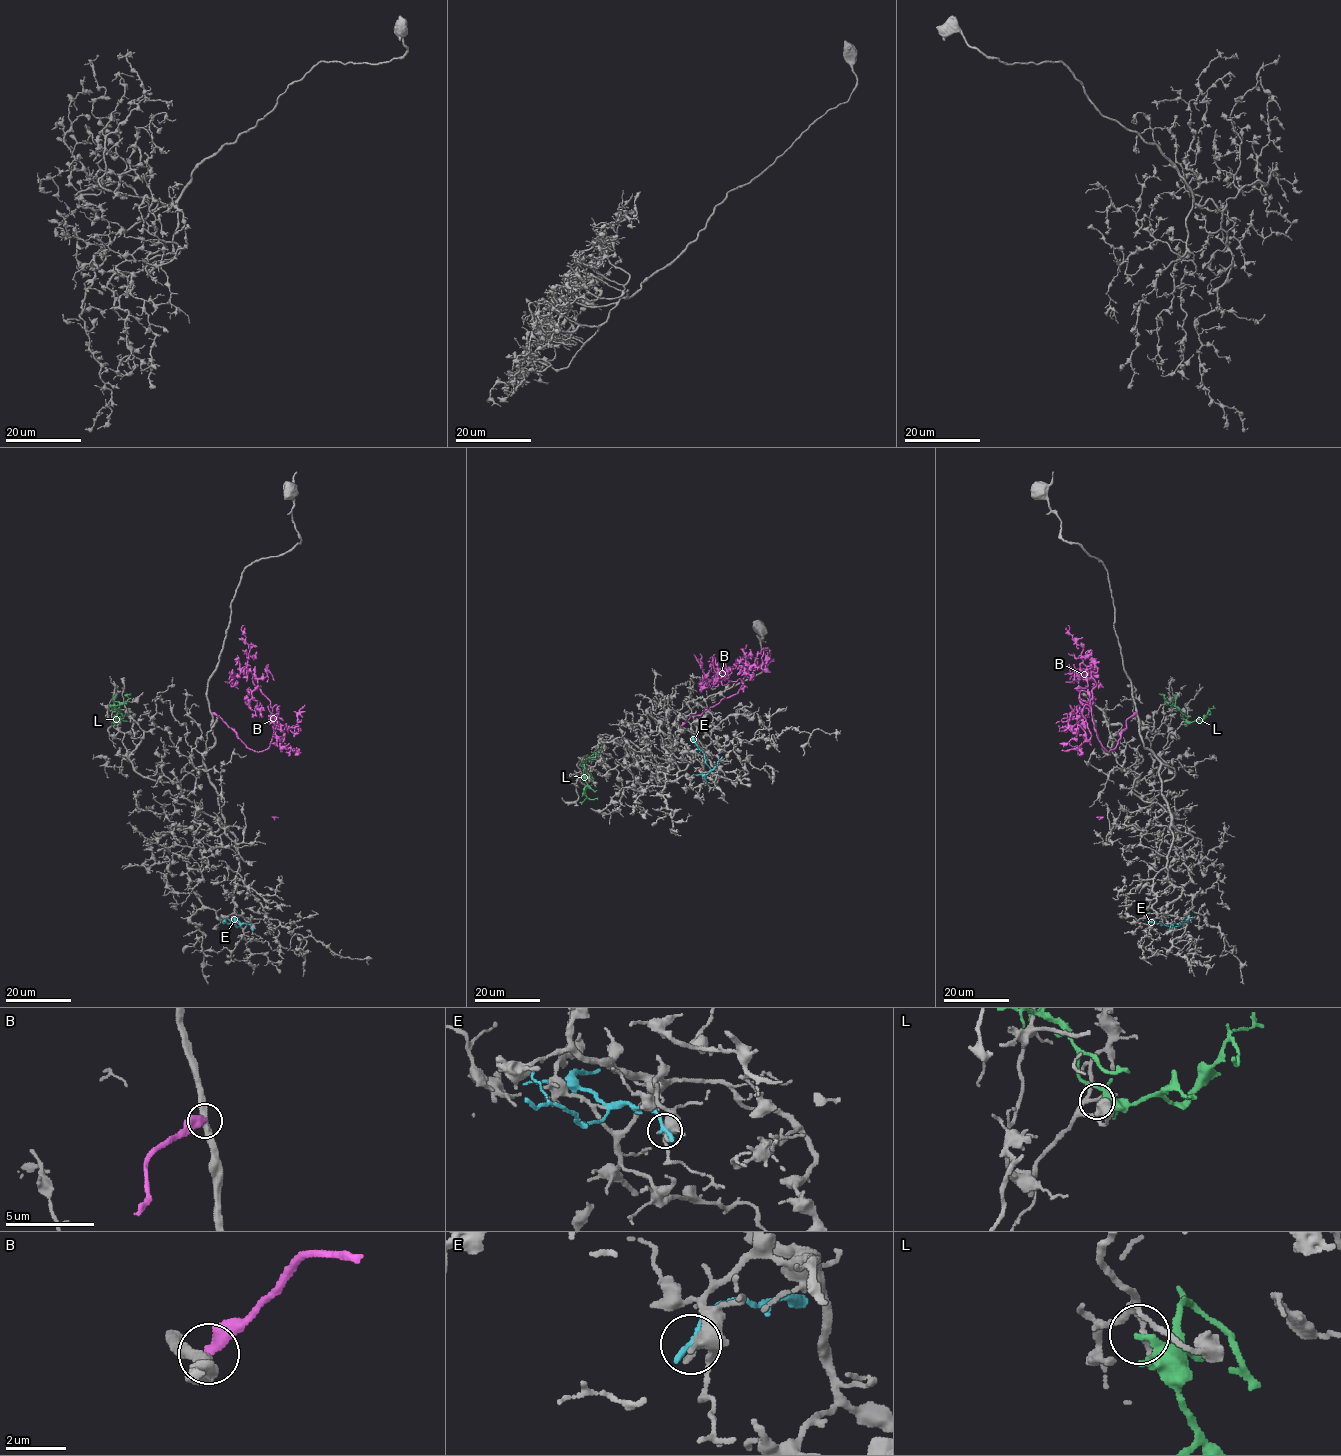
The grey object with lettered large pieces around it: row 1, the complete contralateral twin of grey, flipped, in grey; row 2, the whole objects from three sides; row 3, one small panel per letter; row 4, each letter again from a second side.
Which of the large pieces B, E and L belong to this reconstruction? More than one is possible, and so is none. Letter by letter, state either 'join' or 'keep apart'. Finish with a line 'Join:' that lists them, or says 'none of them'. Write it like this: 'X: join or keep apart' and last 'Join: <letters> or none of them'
B: keep apart
E: keep apart
L: keep apart
Join: none of them

